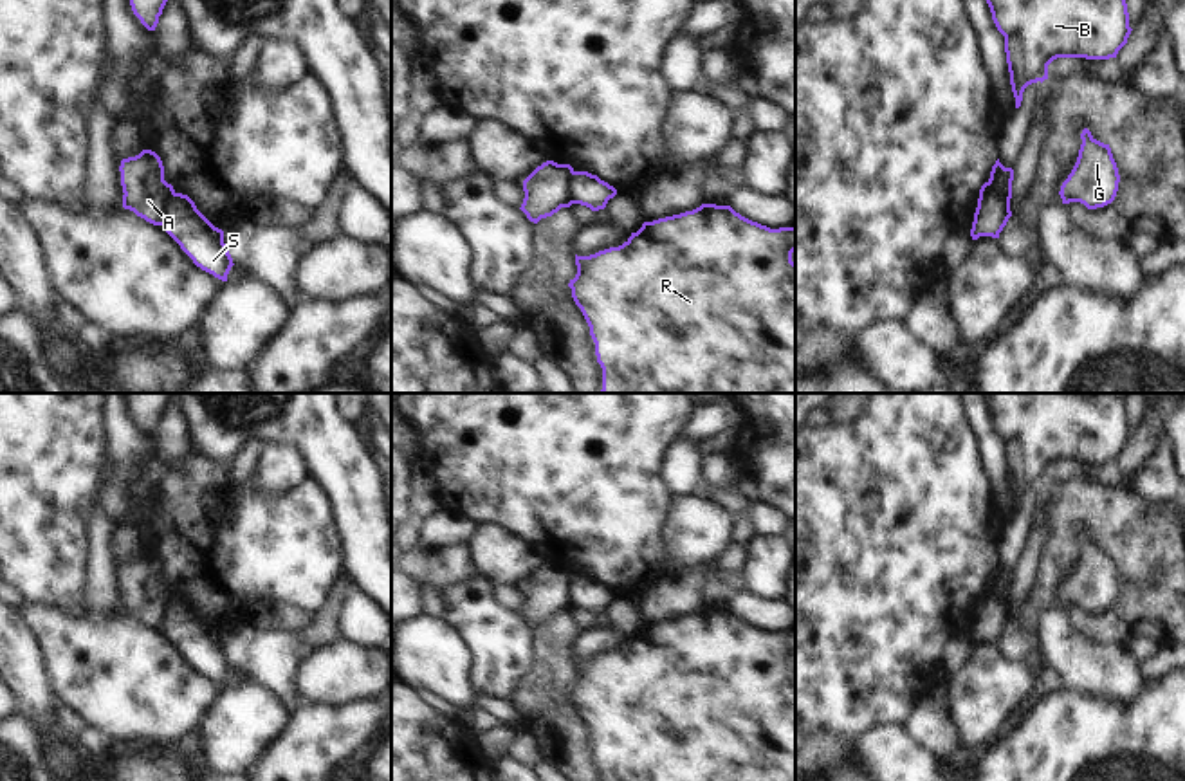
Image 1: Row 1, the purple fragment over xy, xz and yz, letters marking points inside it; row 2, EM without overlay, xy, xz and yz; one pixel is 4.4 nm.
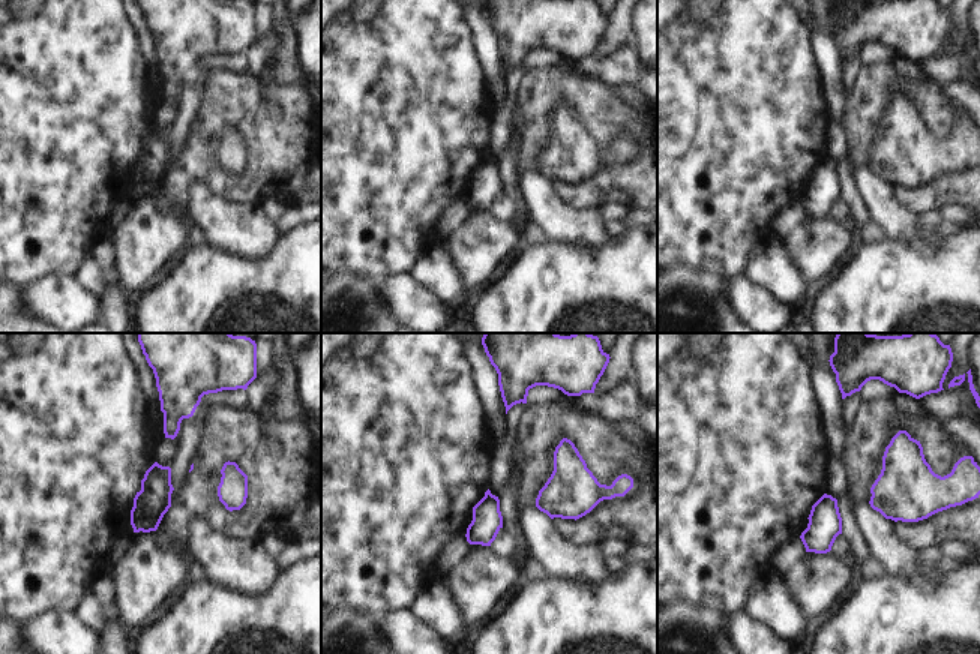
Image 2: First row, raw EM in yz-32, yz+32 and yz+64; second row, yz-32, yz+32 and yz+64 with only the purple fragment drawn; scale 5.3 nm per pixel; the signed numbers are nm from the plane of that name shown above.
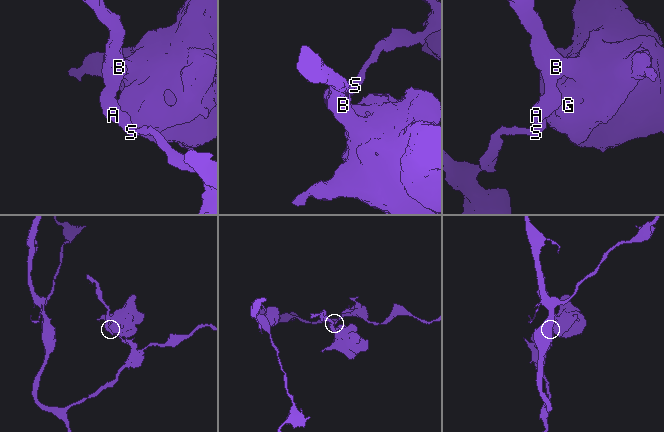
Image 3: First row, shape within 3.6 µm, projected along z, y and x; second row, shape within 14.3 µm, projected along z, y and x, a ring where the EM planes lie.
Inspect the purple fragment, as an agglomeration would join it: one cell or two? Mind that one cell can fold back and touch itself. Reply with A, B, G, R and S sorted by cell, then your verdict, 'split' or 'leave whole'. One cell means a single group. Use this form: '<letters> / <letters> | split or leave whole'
A B G R / S | split

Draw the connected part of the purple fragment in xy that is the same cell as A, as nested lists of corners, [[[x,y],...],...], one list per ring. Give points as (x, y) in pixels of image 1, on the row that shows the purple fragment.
[[[142,150],[135,157],[123,159],[119,171],[123,207],[153,225],[162,225],[175,189],[164,180],[161,157],[152,150]]]

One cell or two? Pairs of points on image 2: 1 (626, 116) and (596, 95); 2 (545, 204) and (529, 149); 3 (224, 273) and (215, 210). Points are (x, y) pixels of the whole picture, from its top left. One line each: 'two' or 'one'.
1: one
2: two
3: two

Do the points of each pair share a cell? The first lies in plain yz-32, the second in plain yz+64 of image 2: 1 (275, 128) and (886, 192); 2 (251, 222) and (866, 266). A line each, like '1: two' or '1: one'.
1: two
2: two

